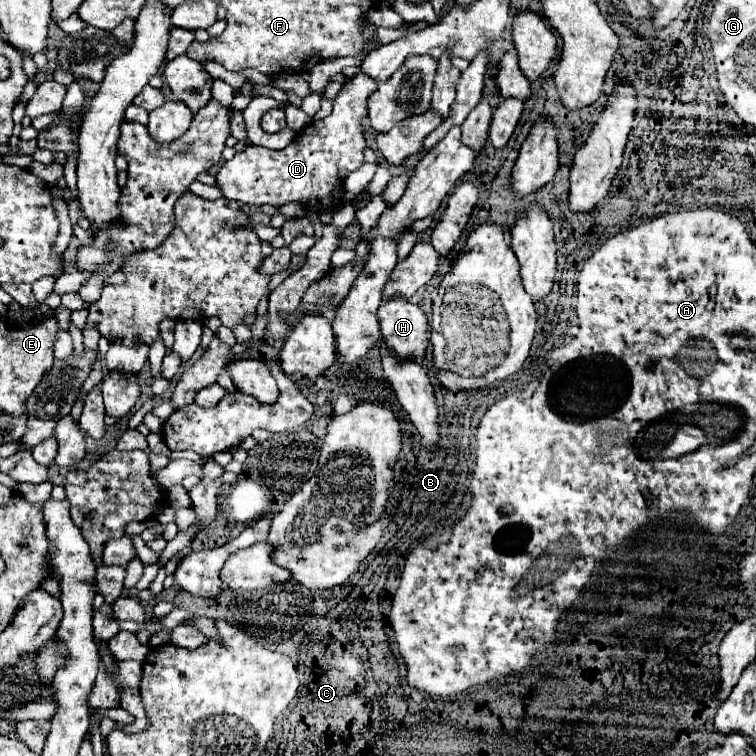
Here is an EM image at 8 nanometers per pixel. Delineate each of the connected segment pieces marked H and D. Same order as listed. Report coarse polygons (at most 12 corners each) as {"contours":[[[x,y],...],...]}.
{"contours":[[[396,296],[380,306],[384,344],[424,356],[430,330],[420,306]],[[358,72],[282,150],[218,168],[226,198],[334,210],[364,164],[360,120],[376,80]]]}

